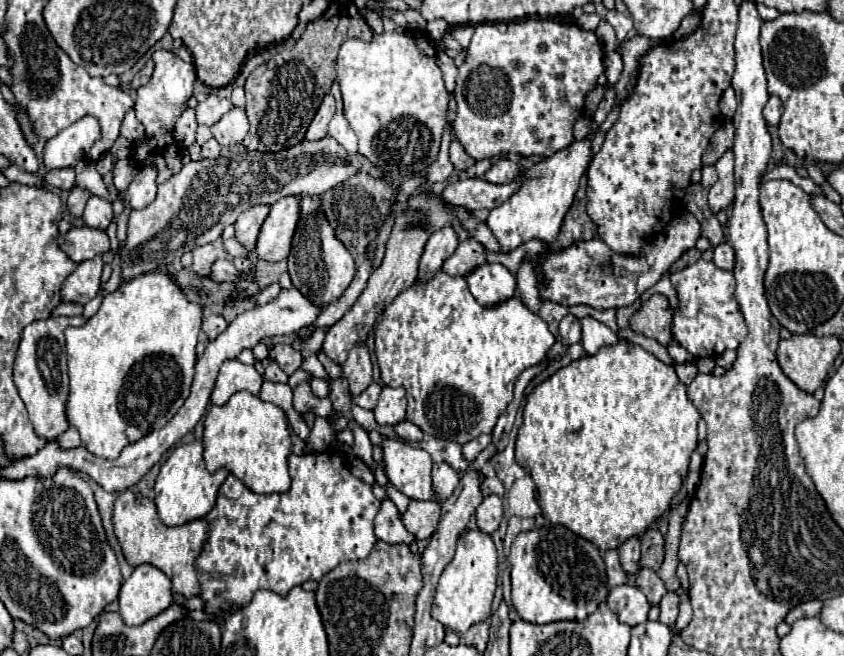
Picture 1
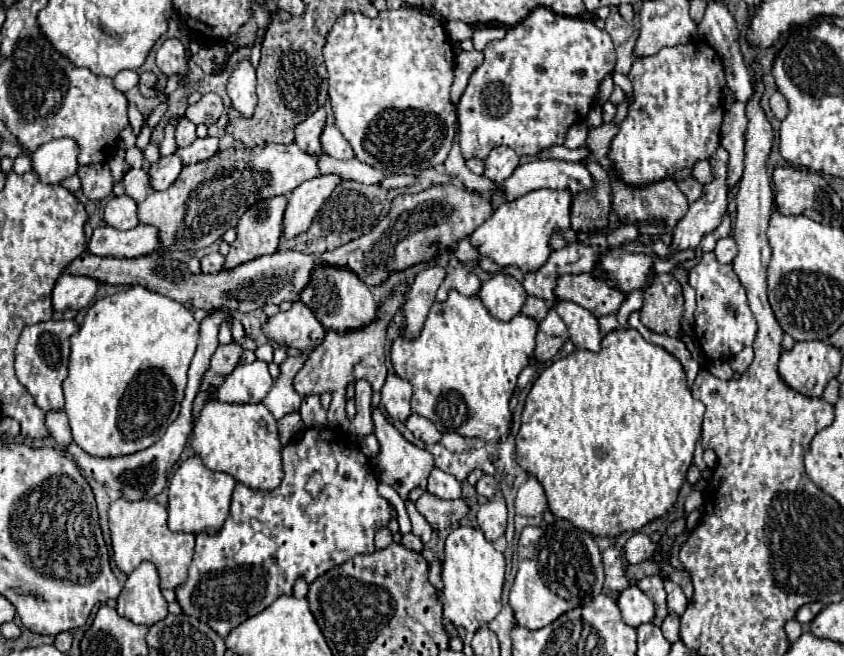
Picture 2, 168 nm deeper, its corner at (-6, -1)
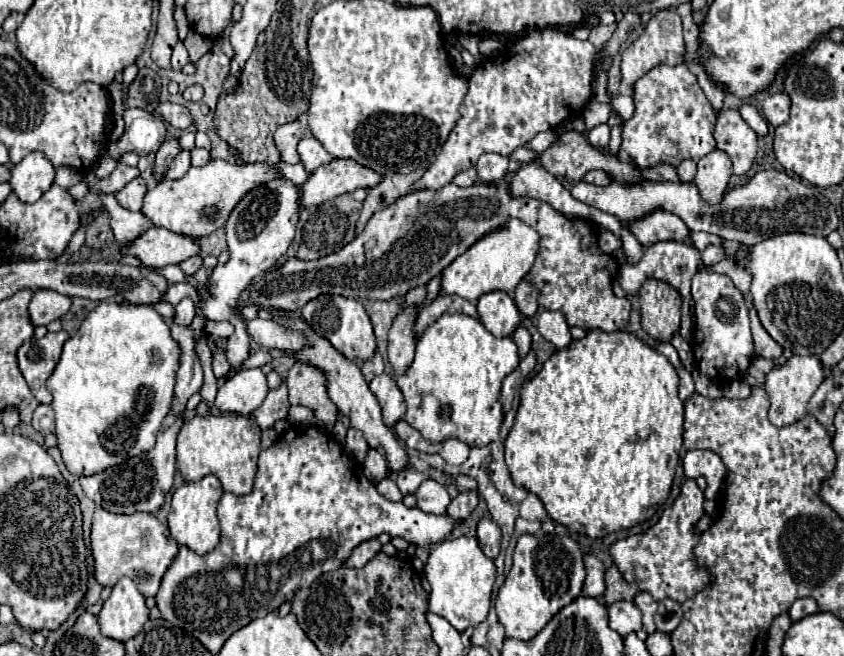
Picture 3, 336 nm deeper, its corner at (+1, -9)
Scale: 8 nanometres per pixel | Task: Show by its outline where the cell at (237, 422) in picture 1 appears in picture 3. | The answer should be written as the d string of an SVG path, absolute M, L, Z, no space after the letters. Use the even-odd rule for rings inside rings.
M195 415L185 421L177 437L177 469L185 481L197 481L205 475L217 475L223 489L235 495L253 491L257 461L261 453L261 429L255 419L241 415Z

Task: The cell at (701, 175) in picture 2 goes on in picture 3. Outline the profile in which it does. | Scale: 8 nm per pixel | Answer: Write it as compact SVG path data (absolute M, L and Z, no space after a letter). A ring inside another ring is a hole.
M687 159L687 161L683 161L683 163L677 167L677 173L679 173L679 179L681 179L683 183L691 183L691 181L693 181L693 175L697 173L697 163L691 161L691 159Z

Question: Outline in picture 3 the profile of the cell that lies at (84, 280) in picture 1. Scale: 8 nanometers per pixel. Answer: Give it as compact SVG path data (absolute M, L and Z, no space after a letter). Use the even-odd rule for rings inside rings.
M41 289L33 295L29 313L31 313L31 323L33 325L49 325L55 319L61 319L71 307L71 297L61 295L57 291Z

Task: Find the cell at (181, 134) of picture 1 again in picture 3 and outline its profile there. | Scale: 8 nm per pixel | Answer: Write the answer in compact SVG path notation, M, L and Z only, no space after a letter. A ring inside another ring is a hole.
M165 139L165 143L159 147L157 151L157 159L155 159L155 169L157 169L157 175L163 177L165 169L169 167L169 163L179 155L181 151L181 145L179 145L179 139Z

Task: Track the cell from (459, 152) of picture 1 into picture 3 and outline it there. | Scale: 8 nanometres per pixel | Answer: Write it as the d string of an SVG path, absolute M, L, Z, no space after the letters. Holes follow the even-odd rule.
M471 167L471 169L467 169L467 171L457 173L457 175L455 175L455 179L453 179L453 183L455 183L455 185L459 185L459 187L469 187L469 185L473 185L473 183L477 183L477 181L479 181L479 177L477 177L475 167Z

